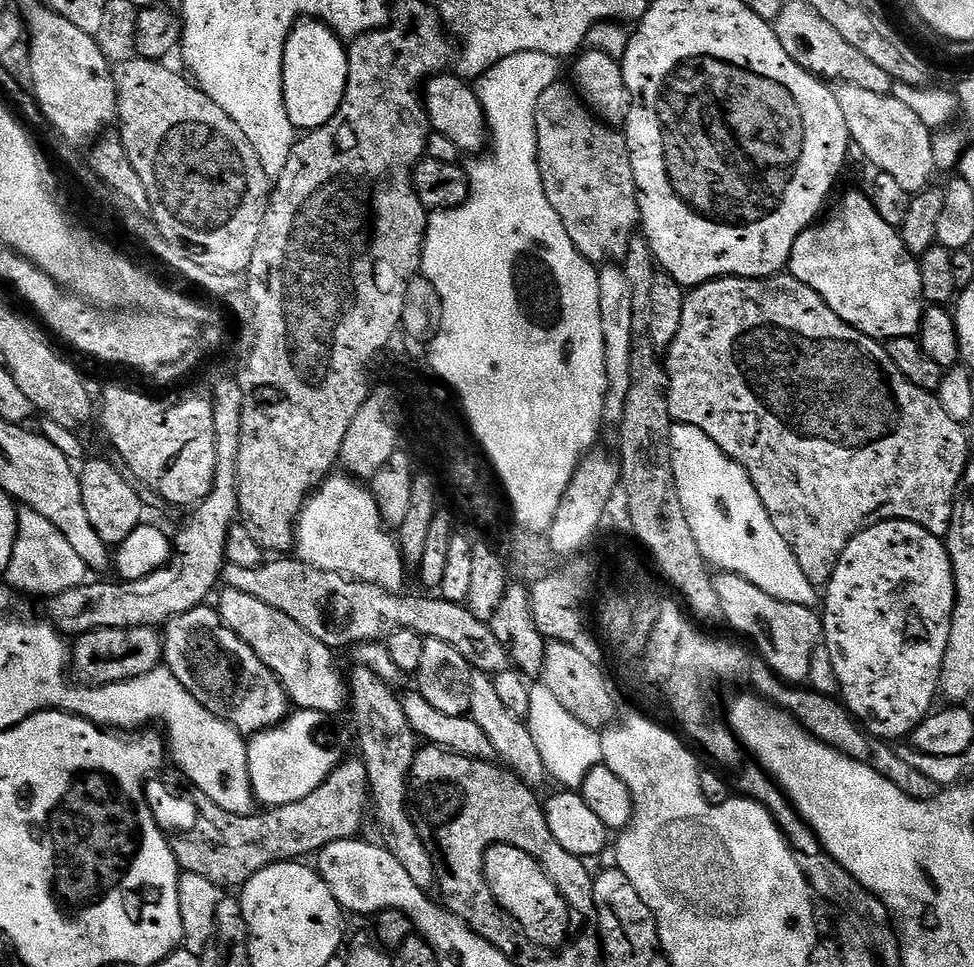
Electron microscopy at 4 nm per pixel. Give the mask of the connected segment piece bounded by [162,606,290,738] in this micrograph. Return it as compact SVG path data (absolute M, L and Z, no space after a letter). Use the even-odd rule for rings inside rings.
M208 607L195 608L163 625L163 663L174 674L174 678L178 678L178 682L182 682L182 686L186 686L186 690L190 690L190 694L194 694L194 698L198 698L198 702L210 710L212 717L227 720L241 736L251 738L258 732L283 724L290 715L290 701L282 682L262 662L262 658L258 658L258 654L254 654L254 650L250 650L250 646L246 646L238 634L234 634L234 630L224 625L219 611L215 607Z

